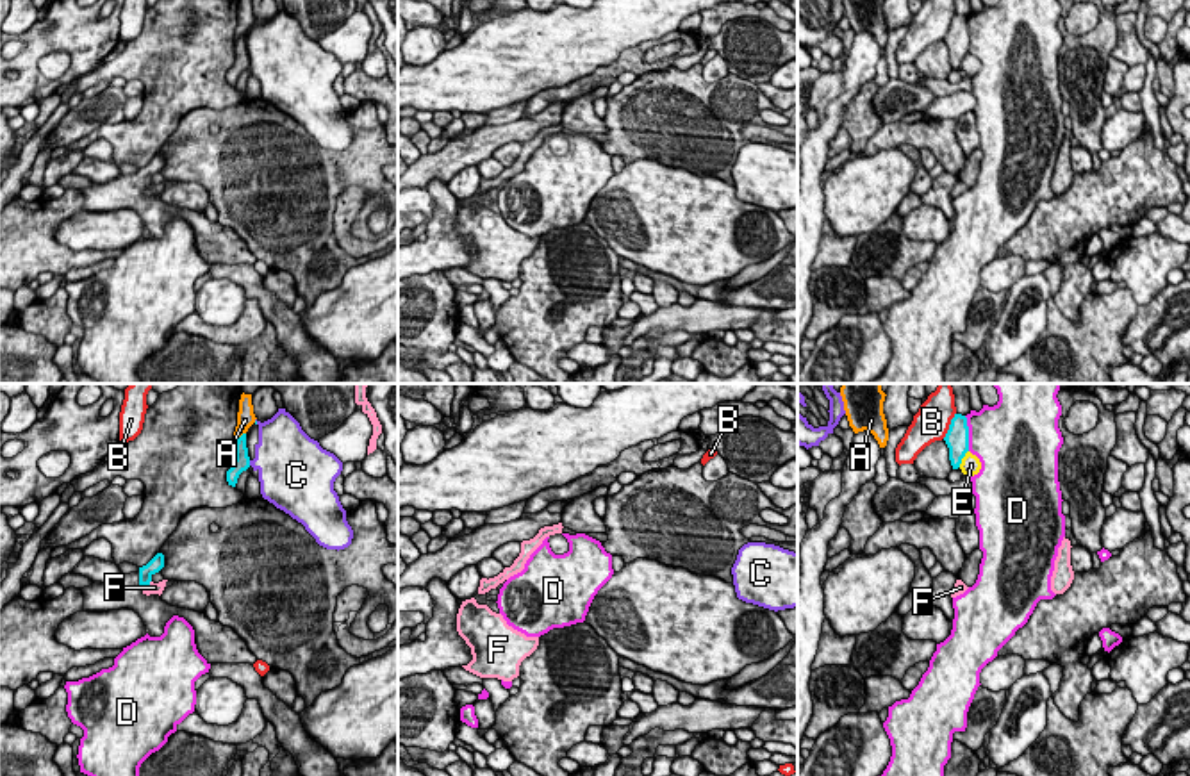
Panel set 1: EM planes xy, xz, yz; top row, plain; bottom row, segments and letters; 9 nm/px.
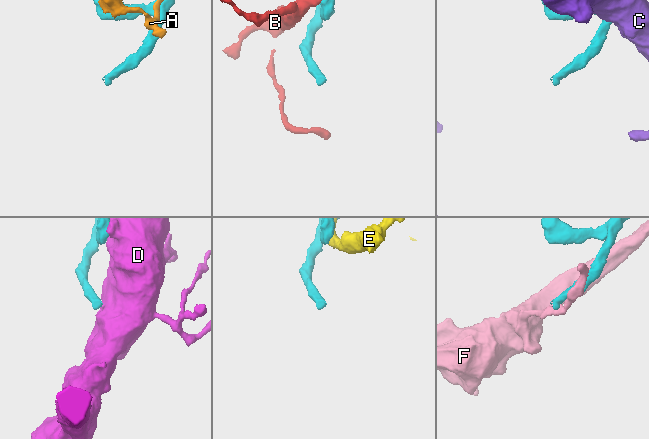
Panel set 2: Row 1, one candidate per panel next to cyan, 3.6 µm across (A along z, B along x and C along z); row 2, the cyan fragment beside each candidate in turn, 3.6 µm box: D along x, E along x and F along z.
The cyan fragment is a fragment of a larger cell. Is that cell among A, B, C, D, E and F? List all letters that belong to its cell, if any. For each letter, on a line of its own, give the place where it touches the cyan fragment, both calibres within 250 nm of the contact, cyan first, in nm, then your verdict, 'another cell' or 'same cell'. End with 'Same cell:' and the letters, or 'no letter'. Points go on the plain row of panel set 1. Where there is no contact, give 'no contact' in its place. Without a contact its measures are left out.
A: xy (239, 38) | 140/160 nm | another cell
B: yz (950, 25) | 220/320 nm | another cell
C: xy (248, 63) | 140/380 nm | another cell
D: yz (967, 34) | 220/480 nm | another cell
E: yz (962, 57) | 220/170 nm | another cell
F: xy (148, 184) | 140/100 nm | another cell
Same cell: no letter

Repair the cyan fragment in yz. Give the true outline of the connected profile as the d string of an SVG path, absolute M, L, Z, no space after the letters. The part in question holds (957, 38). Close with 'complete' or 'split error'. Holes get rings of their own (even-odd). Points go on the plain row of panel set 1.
M954 14L944 41L949 48L949 61L953 70L958 70L962 64L962 59L969 52L969 27L967 27L965 16Z | complete

